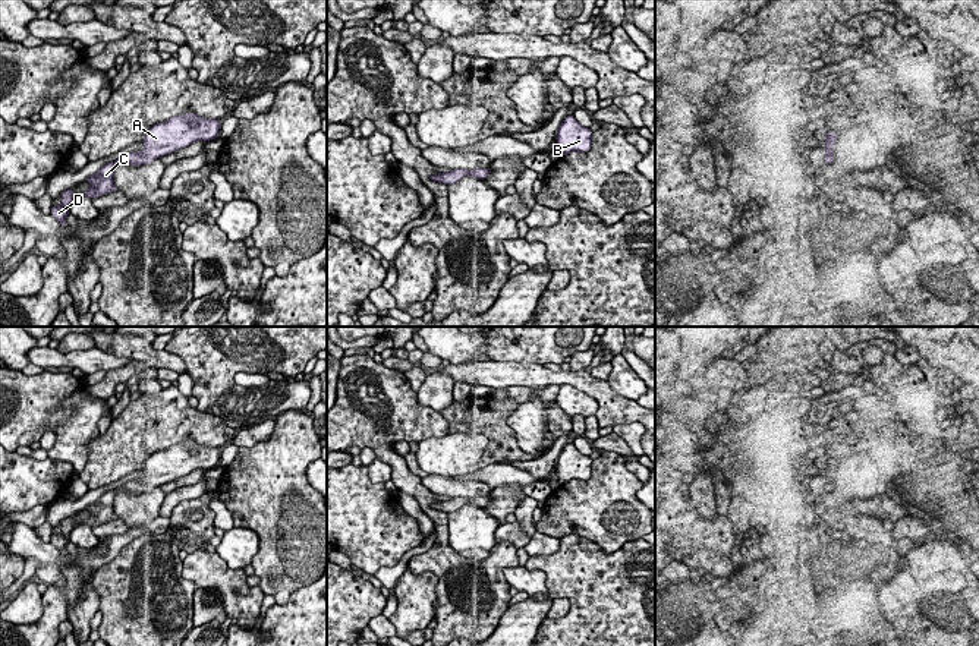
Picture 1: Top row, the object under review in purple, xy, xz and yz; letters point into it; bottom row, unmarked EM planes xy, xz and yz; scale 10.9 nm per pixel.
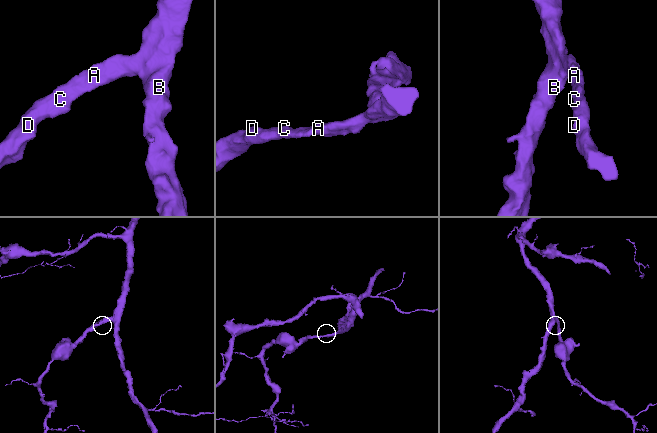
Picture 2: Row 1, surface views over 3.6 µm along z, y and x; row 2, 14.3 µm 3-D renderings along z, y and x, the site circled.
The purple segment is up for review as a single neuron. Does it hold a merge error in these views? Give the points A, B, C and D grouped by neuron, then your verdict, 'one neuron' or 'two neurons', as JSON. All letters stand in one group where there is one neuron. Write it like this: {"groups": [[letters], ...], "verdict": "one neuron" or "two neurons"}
{"groups": [["A", "B", "C", "D"]], "verdict": "one neuron"}

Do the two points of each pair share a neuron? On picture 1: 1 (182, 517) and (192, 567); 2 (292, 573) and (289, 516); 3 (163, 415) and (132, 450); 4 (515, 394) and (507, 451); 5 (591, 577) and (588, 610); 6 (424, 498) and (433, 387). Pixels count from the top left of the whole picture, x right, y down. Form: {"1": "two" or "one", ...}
{"1": "two", "2": "one", "3": "one", "4": "one", "5": "one", "6": "two"}

